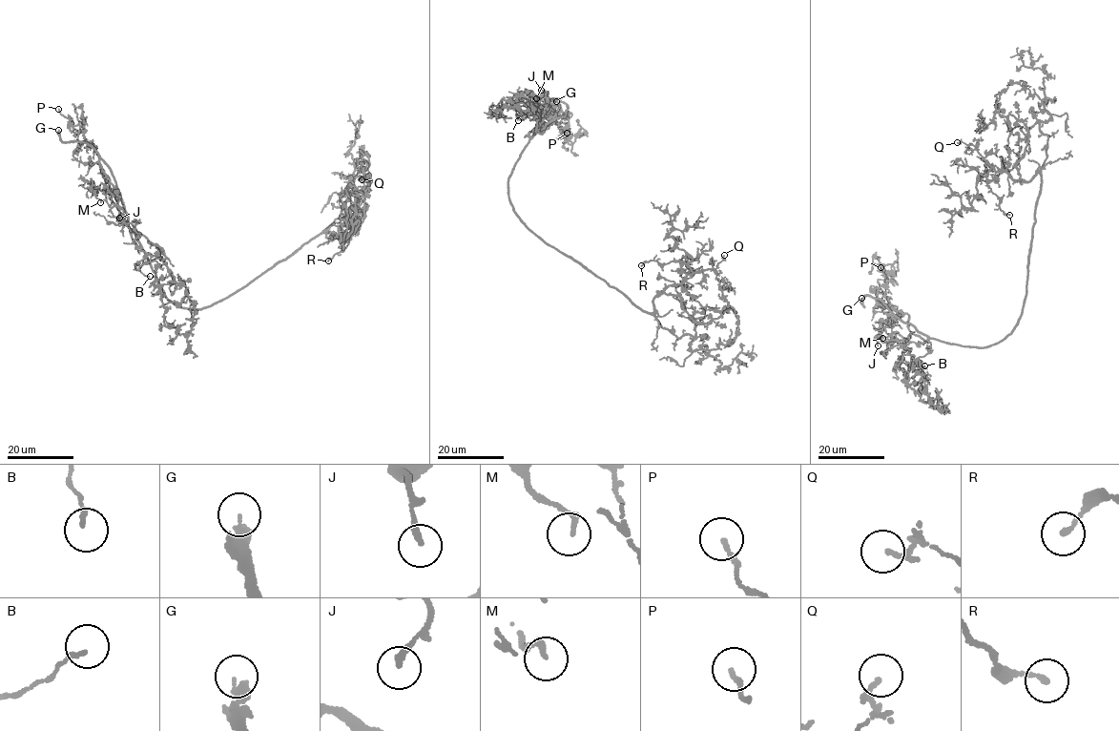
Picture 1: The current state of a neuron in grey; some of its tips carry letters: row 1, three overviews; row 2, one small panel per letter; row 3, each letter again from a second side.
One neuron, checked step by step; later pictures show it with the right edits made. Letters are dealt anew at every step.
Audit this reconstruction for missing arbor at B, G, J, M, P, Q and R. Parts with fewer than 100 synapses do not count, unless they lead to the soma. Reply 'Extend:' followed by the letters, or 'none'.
Extend: G

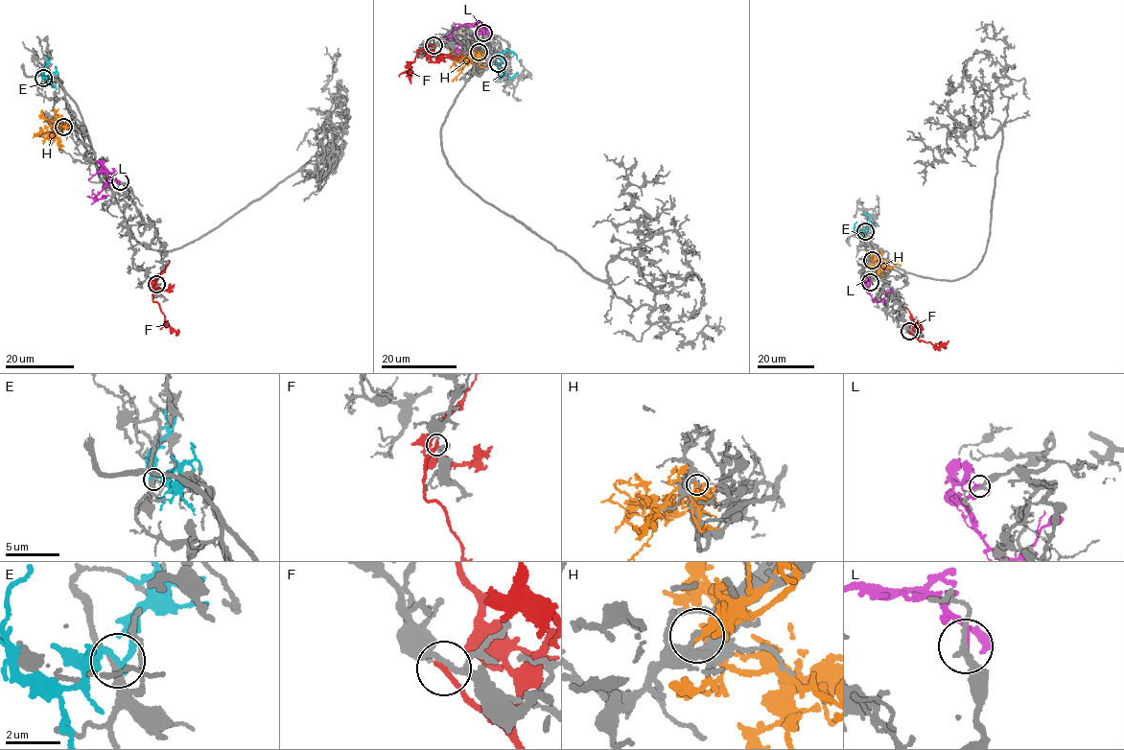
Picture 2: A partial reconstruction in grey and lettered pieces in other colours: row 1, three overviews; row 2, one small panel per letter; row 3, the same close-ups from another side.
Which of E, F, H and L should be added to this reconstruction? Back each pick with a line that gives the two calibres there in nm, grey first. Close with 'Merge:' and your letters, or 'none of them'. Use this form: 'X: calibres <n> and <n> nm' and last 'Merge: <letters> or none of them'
L: calibres 180 and 190 nm
Merge: L

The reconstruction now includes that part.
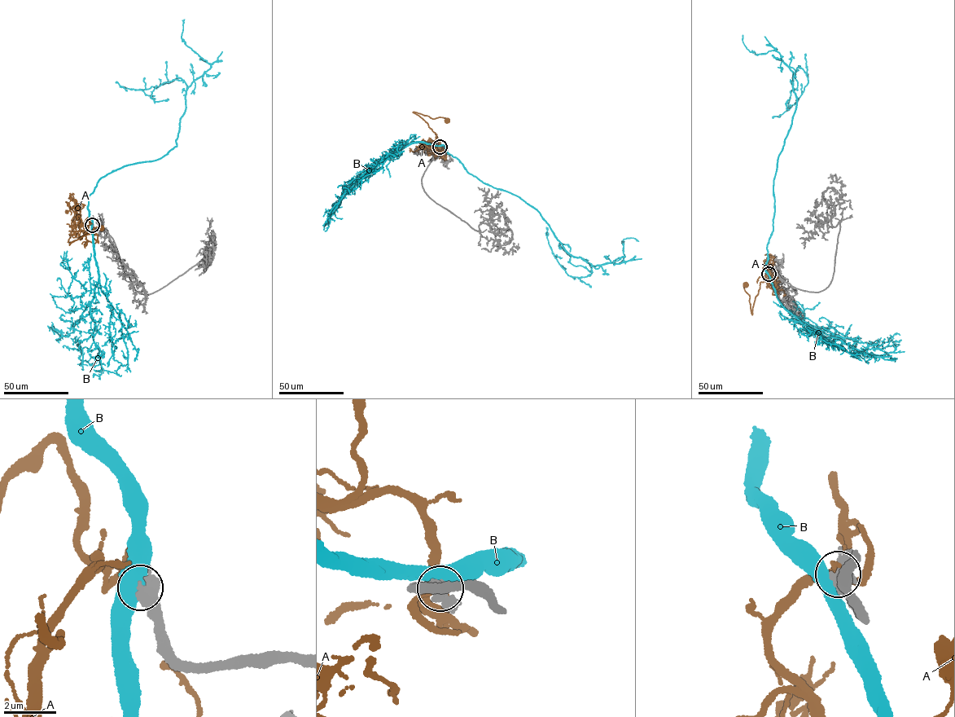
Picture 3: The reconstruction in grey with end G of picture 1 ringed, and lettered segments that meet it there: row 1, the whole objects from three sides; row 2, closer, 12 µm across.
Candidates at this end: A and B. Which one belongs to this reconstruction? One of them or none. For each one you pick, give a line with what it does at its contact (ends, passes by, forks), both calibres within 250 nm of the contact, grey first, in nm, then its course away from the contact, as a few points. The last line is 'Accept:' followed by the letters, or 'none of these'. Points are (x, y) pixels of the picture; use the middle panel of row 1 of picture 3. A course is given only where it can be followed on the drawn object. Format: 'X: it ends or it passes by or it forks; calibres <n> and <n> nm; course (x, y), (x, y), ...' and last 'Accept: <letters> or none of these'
Accept: none of these

